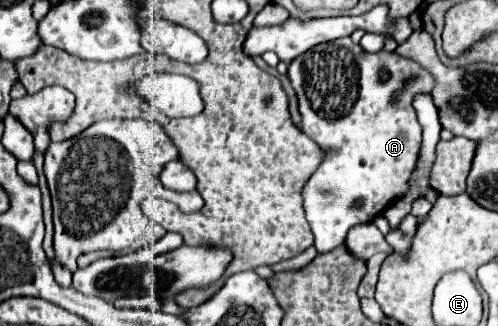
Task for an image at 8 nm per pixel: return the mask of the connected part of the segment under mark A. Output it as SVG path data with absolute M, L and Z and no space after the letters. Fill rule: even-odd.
M351 38L317 44L303 56L297 56L289 64L289 78L299 98L299 110L303 116L301 130L325 148L327 154L303 188L307 222L315 236L315 248L323 254L345 244L349 228L371 222L379 212L383 212L383 208L408 192L421 146L421 124L417 122L413 98L417 94L429 94L431 88L435 88L435 78L415 60L387 50L369 54ZM381 70L387 70L387 80L379 78ZM397 90L401 90L401 96L399 102L393 104L391 96ZM357 198L363 200L363 206L355 206Z

